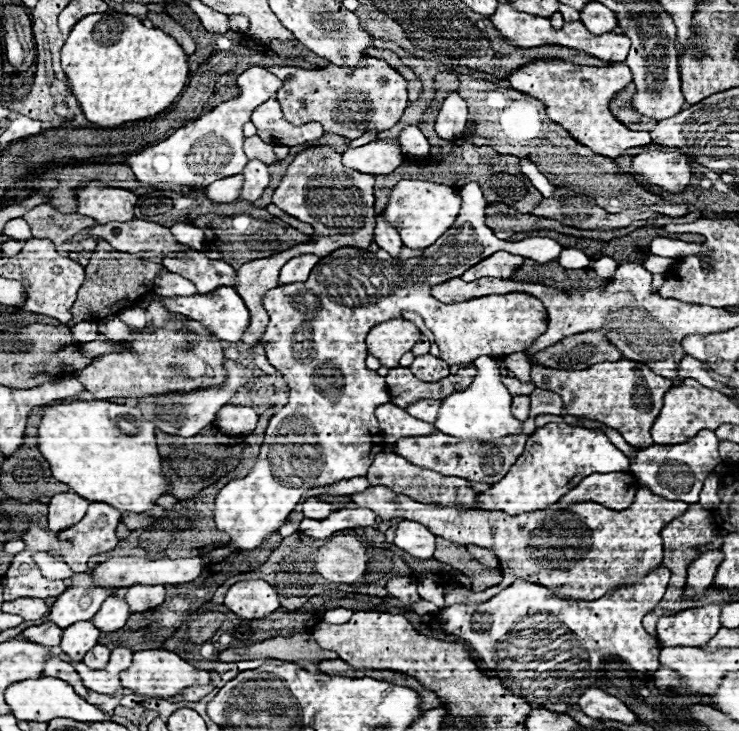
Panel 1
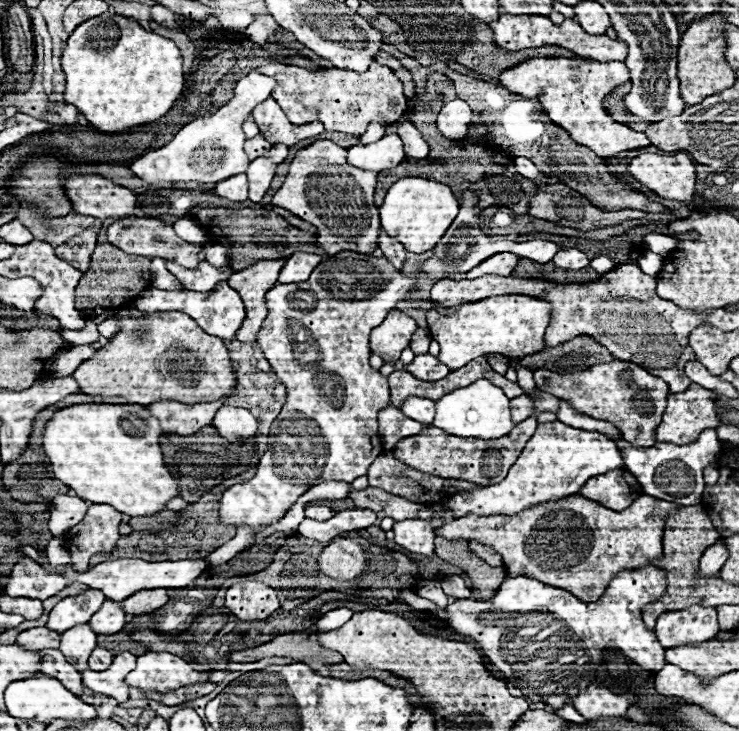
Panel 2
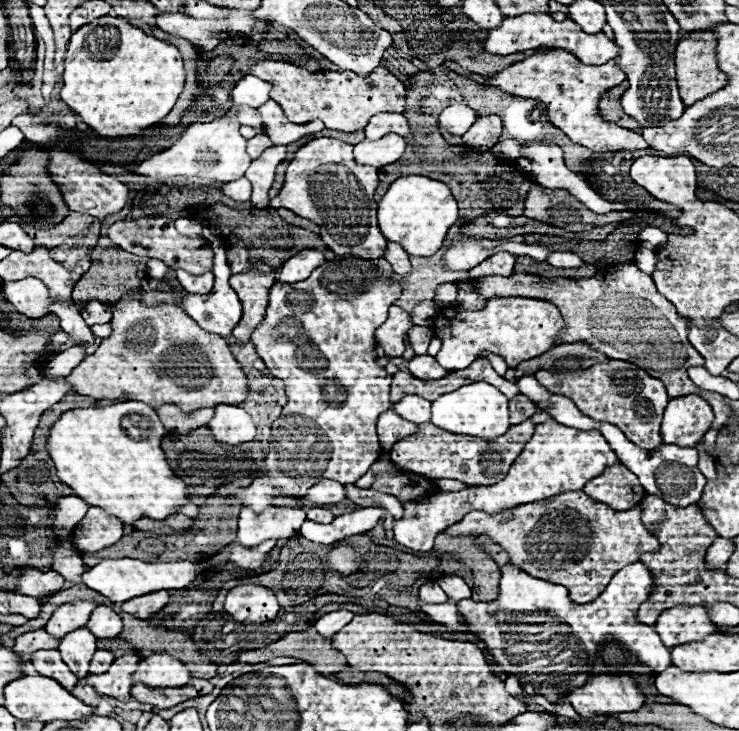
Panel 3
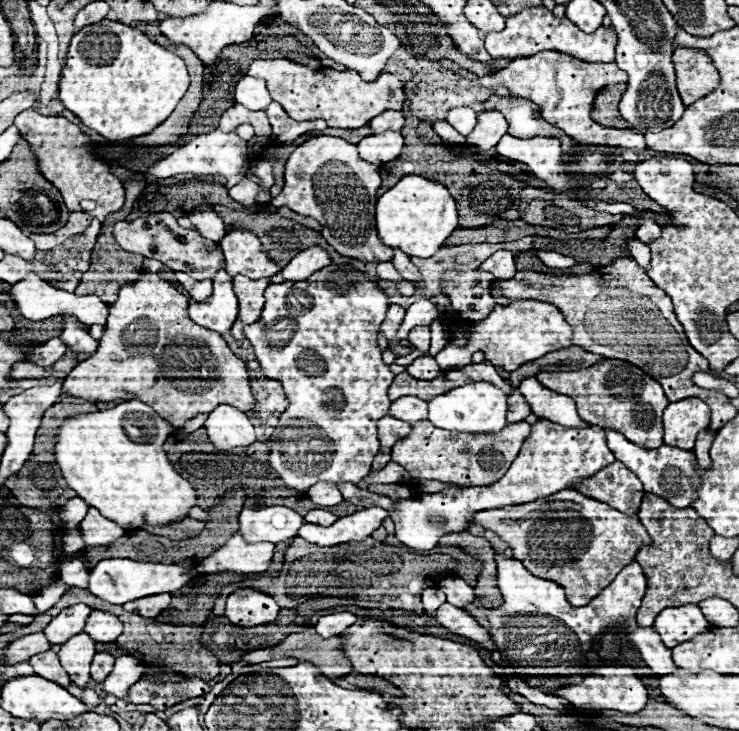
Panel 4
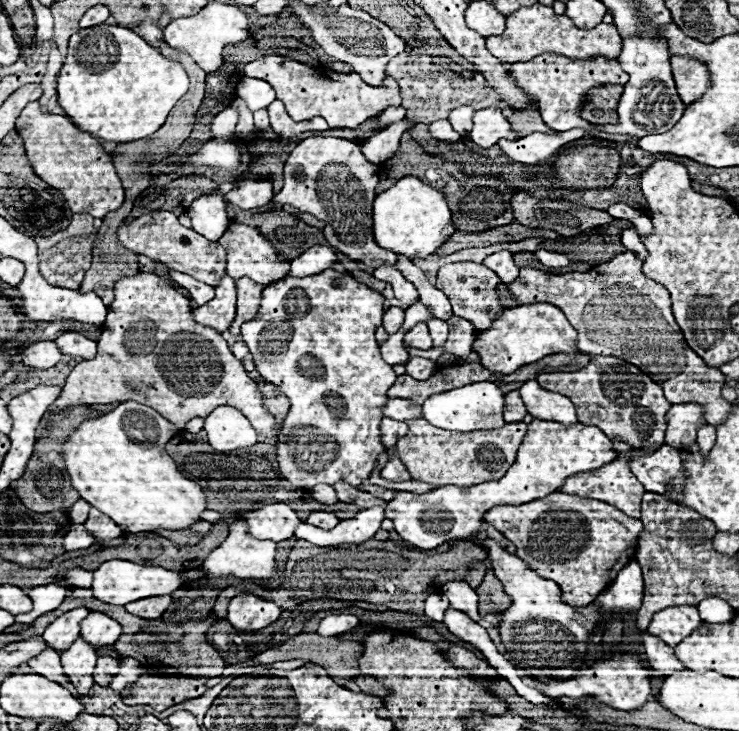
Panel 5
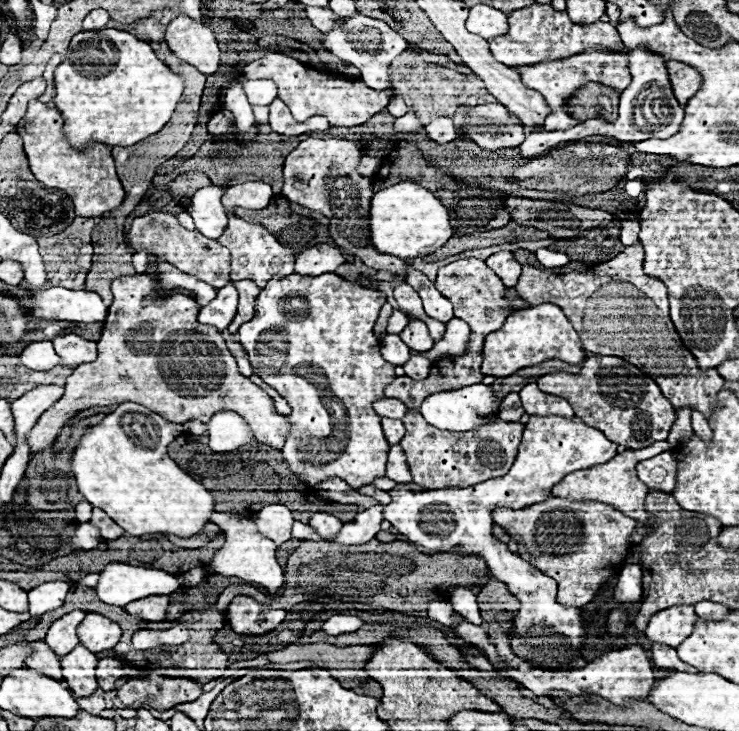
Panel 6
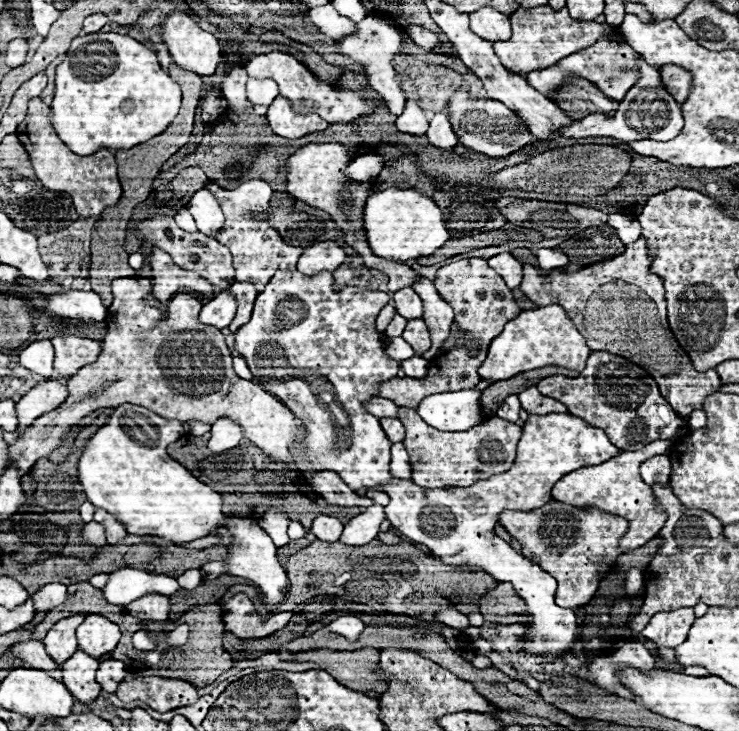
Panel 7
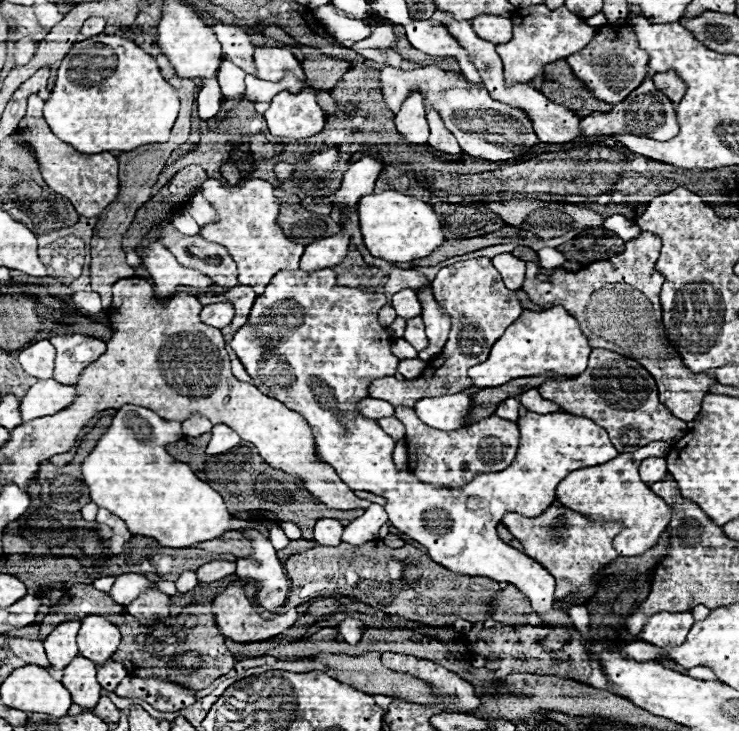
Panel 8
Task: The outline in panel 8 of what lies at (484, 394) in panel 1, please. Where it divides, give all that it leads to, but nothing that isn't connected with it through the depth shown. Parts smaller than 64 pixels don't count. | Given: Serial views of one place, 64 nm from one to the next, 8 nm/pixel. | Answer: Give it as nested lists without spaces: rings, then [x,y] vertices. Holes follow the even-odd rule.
[[[466,392],[422,398],[414,404],[416,416],[424,424],[428,424],[436,430],[462,428],[466,424],[464,418],[470,408],[472,408],[472,400],[470,400],[470,394],[466,394]]]

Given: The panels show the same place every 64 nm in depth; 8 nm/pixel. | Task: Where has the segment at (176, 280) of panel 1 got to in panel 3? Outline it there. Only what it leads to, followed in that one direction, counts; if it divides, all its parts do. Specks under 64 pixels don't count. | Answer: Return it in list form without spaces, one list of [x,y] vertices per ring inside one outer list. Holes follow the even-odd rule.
[[[150,259],[149,262],[147,263],[147,271],[149,272],[149,275],[152,276],[154,274],[154,278],[156,278],[156,280],[158,281],[163,282],[167,281],[168,270],[169,267],[161,260]]]

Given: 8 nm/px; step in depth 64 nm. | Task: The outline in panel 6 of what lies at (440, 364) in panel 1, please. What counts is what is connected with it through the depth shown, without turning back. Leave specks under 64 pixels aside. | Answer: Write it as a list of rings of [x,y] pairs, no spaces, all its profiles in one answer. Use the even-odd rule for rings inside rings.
[[[412,356],[406,364],[404,364],[404,370],[406,370],[406,376],[414,378],[414,380],[424,380],[428,374],[430,374],[430,368],[432,368],[432,362],[424,356]]]

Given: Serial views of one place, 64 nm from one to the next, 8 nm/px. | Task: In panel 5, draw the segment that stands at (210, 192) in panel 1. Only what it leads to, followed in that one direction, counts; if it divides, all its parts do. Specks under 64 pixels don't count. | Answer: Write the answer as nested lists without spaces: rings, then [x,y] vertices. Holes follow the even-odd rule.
[[[242,180],[236,184],[226,196],[225,201],[244,210],[257,208],[268,204],[272,200],[272,184],[262,180]]]

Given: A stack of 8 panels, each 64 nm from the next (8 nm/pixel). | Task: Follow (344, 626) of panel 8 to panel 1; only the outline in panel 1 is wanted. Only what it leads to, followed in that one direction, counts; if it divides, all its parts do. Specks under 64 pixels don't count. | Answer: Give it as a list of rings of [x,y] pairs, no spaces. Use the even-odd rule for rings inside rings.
[[[334,608],[334,610],[328,610],[324,614],[324,622],[328,624],[346,624],[352,616],[352,610],[346,610],[346,608]]]

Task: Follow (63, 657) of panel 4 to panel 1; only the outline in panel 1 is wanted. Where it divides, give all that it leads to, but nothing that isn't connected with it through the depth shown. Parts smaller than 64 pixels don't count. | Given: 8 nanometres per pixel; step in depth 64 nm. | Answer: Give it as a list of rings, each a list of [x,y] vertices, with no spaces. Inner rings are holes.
[[[76,622],[64,630],[60,650],[66,652],[72,660],[80,660],[82,656],[98,642],[100,630],[92,622]]]

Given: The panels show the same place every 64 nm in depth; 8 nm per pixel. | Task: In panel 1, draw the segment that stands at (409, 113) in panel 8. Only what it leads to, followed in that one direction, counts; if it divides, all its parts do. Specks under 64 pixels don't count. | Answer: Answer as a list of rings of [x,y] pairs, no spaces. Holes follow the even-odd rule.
[[[378,140],[370,142],[362,148],[350,148],[342,154],[342,164],[352,170],[368,172],[368,174],[390,174],[404,162],[400,152],[400,144],[394,140]]]

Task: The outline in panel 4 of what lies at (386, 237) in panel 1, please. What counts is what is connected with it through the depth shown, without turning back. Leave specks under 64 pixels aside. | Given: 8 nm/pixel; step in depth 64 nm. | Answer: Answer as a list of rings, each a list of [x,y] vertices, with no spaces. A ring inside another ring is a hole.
[[[394,250],[392,264],[394,264],[394,268],[402,274],[402,278],[406,278],[406,280],[410,280],[410,282],[416,282],[416,284],[422,282],[422,278],[420,278],[420,270],[410,262],[410,258],[408,258],[404,252]]]

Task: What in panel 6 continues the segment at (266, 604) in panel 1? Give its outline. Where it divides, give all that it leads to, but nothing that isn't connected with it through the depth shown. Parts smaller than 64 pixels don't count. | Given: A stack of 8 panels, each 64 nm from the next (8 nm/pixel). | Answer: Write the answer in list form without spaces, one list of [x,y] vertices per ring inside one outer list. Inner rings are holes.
[[[236,596],[228,610],[226,610],[226,624],[236,632],[244,636],[264,636],[272,630],[276,630],[284,618],[286,610],[270,610],[250,596]]]

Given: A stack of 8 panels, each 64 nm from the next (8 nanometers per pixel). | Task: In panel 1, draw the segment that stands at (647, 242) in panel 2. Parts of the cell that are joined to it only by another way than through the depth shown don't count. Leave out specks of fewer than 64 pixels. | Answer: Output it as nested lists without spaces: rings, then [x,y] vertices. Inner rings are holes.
[[[656,236],[650,242],[650,252],[656,256],[664,256],[664,258],[688,256],[698,250],[700,250],[700,244],[690,244],[690,242],[682,242],[682,240],[674,240],[674,238],[664,238],[664,236]]]

